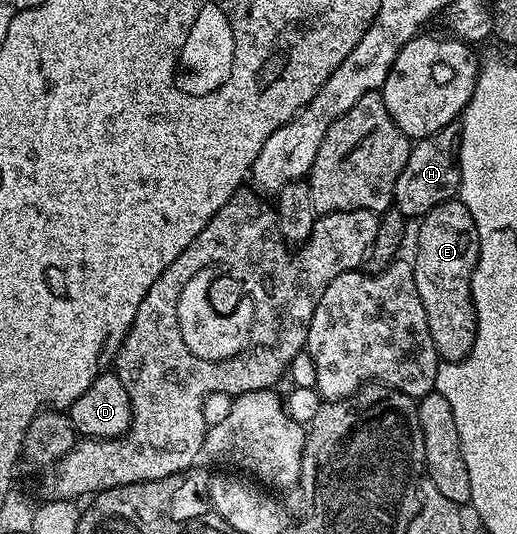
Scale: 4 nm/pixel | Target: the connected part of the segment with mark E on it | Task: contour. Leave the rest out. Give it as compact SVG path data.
M457 198L436 205L421 216L418 252L412 258L416 293L424 301L428 329L438 350L439 360L458 363L470 356L476 333L476 313L470 296L472 273L478 264L478 234L472 213Z

